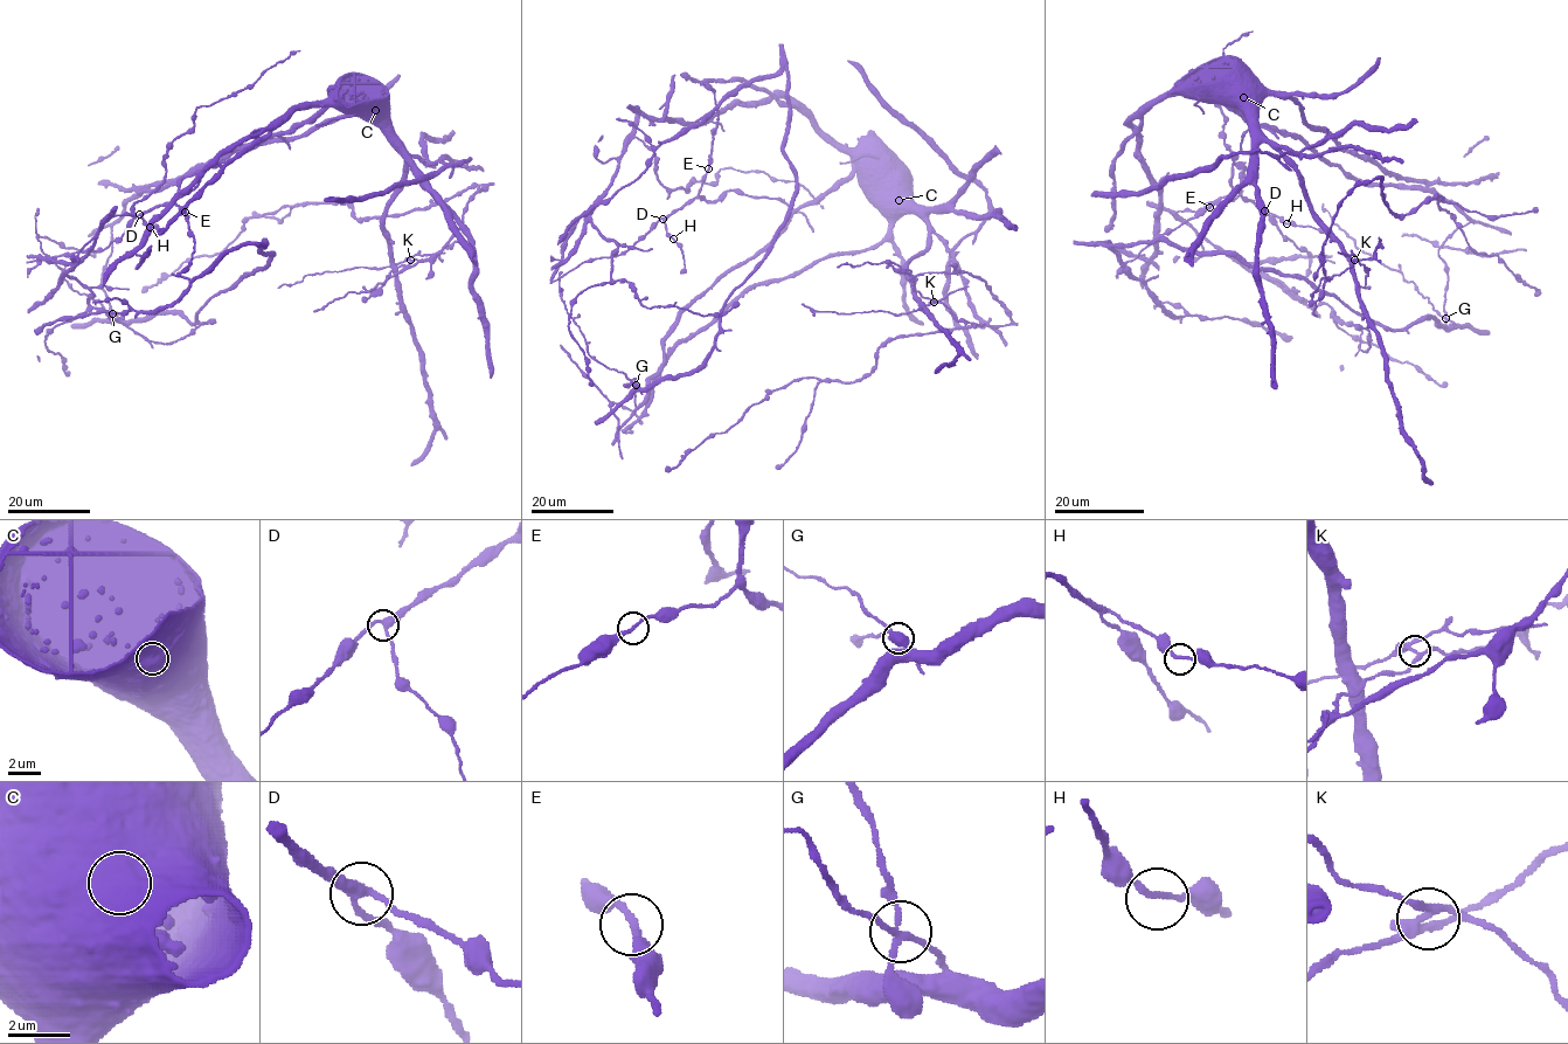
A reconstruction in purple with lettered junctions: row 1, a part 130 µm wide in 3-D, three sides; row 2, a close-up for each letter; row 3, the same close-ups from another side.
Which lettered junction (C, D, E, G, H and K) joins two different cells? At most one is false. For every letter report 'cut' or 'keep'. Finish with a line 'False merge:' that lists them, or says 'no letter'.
C: keep
D: keep
E: keep
G: cut
H: keep
K: keep
False merge: G

